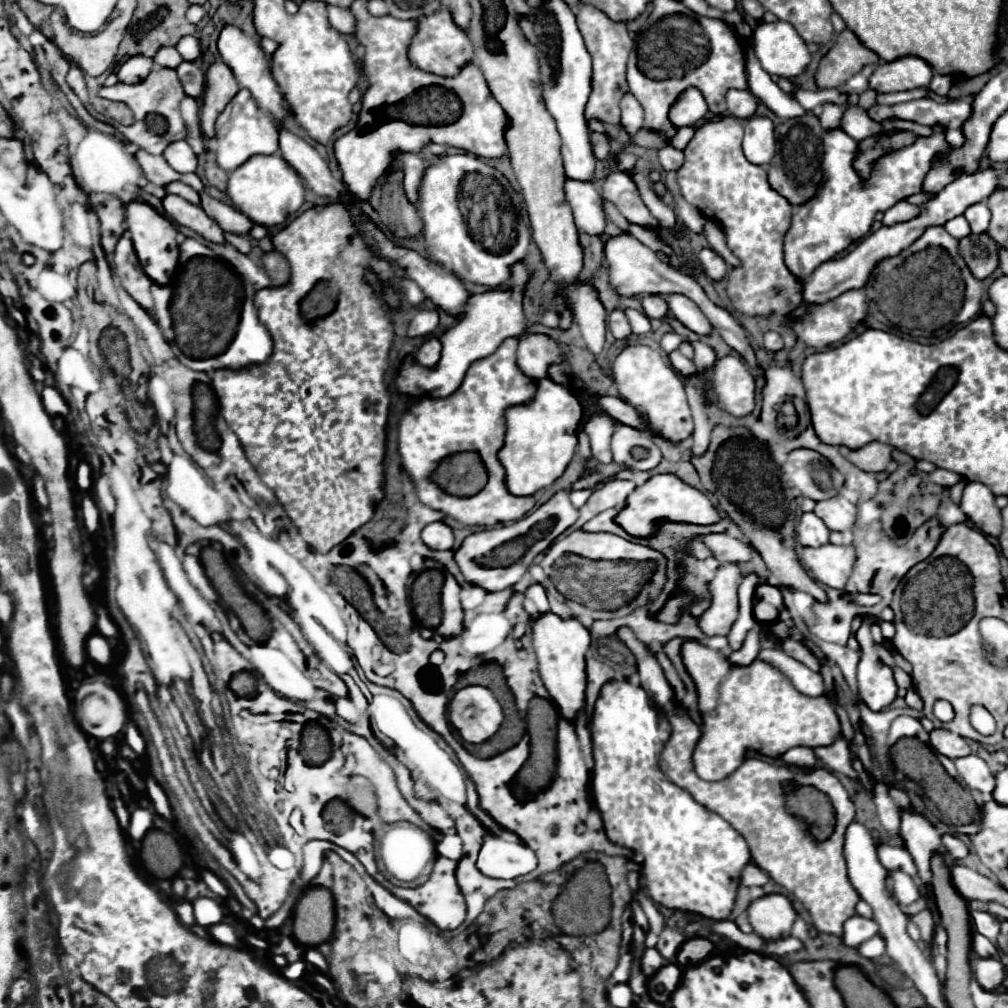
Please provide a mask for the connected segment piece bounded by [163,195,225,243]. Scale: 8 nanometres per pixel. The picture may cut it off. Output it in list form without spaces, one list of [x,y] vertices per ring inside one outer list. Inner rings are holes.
[[[167,195],[163,199],[163,207],[165,213],[175,219],[179,225],[189,227],[191,231],[199,233],[201,237],[205,237],[211,243],[225,243],[223,237],[223,229],[197,205],[191,205],[189,201],[177,197],[177,195]]]

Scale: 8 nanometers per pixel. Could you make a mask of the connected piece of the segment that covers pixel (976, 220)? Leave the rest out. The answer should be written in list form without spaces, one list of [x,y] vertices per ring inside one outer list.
[[[985,203],[971,205],[963,215],[965,215],[965,219],[969,221],[973,233],[983,233],[983,231],[987,231],[987,227],[989,227],[989,207],[987,207]]]

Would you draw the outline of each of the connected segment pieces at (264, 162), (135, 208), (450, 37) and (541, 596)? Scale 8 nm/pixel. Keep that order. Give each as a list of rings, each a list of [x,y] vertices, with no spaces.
[[[257,155],[245,161],[245,165],[237,167],[229,173],[227,195],[235,209],[245,213],[253,223],[275,227],[287,221],[289,213],[299,211],[305,203],[305,189],[297,171],[281,157],[281,155]]]
[[[131,201],[125,205],[125,223],[127,231],[131,233],[137,257],[145,269],[145,273],[161,285],[167,285],[171,279],[171,273],[175,271],[179,247],[177,247],[177,231],[169,219],[159,215],[151,205],[145,205],[145,201]]]
[[[441,5],[441,9],[437,9],[437,13],[429,13],[429,17],[419,17],[415,21],[417,21],[415,33],[413,33],[409,49],[407,49],[409,61],[415,67],[419,67],[427,73],[441,75],[441,77],[455,77],[457,73],[461,73],[461,69],[465,65],[469,65],[473,61],[473,45],[471,45],[467,33],[453,23],[453,17],[445,5]]]
[[[539,583],[529,585],[529,589],[525,591],[525,603],[523,605],[525,605],[525,611],[531,617],[547,613],[549,611],[549,601],[547,601],[547,593],[545,593],[543,585],[539,585]]]

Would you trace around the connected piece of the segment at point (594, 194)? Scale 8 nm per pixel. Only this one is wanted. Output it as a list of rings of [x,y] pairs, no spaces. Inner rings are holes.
[[[565,179],[565,199],[573,211],[579,231],[589,235],[601,235],[605,229],[605,215],[601,207],[601,195],[591,181]]]

